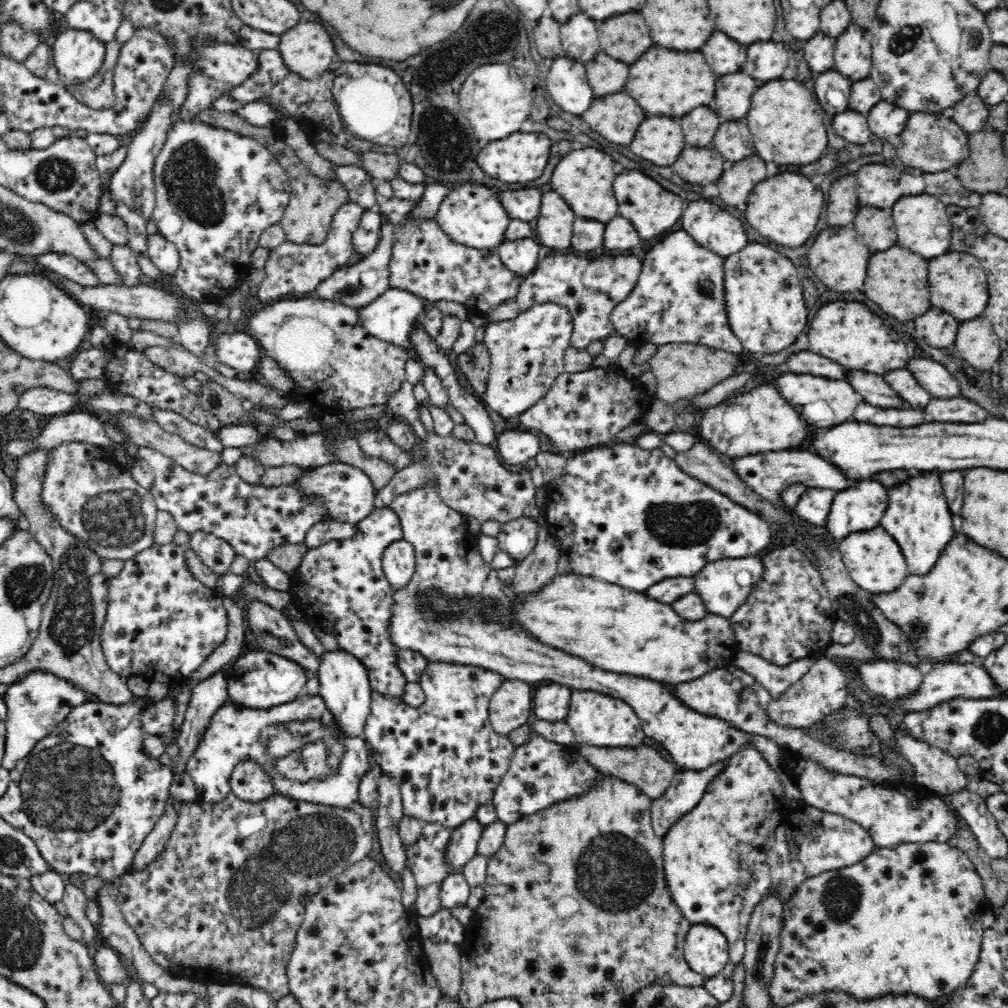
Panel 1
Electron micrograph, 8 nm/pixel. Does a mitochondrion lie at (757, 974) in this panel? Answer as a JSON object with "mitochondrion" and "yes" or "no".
{"mitochondrion":"no"}

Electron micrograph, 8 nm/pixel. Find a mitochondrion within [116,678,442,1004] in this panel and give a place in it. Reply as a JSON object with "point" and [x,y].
{"point":[271,880]}

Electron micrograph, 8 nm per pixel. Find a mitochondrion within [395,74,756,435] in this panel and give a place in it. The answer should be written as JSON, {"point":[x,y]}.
{"point":[439,151]}

